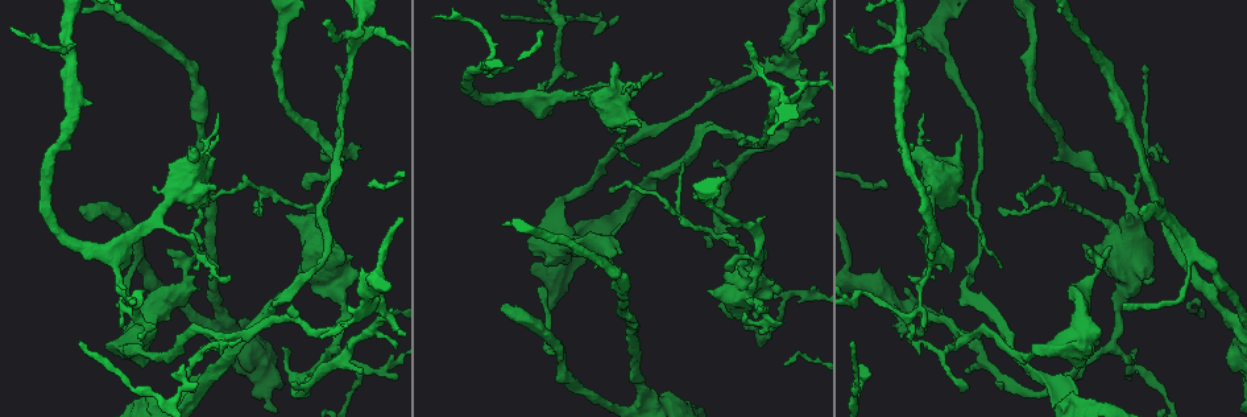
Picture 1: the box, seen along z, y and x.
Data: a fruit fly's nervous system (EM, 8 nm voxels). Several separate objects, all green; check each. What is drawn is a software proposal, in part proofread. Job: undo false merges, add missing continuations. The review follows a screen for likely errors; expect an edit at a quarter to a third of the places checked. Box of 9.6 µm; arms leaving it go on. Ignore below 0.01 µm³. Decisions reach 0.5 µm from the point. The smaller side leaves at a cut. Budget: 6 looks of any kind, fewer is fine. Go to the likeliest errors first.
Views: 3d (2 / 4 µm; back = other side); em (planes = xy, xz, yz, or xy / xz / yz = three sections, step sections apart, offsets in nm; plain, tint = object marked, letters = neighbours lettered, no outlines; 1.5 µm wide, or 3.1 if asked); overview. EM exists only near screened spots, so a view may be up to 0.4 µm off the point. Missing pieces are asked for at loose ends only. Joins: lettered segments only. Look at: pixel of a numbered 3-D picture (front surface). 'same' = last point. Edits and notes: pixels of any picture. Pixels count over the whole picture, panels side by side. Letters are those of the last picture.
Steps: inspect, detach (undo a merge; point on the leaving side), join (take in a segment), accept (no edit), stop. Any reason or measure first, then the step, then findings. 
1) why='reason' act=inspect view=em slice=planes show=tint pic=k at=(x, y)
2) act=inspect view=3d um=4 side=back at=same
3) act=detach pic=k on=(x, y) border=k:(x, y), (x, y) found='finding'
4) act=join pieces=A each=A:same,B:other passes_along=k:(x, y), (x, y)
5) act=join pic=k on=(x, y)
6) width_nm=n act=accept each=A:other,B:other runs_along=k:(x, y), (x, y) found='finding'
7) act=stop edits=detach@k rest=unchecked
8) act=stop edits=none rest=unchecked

why='an open end' act=inspect view=3d um=2 pic=1 at=(1124, 306)

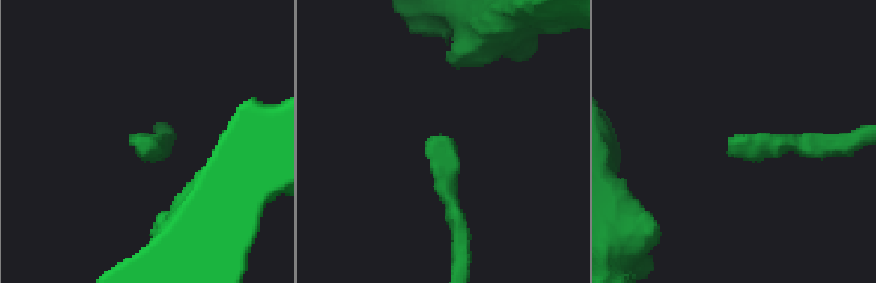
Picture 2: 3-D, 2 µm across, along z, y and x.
act=inspect view=em slice=planes show=tint pic=2 at=(137, 148)

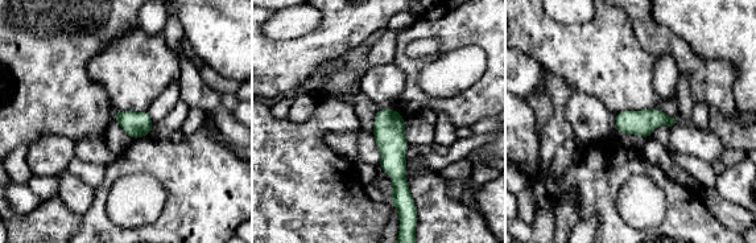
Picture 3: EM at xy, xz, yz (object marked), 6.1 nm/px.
act=inspect view=em slice=planes show=letters at=same

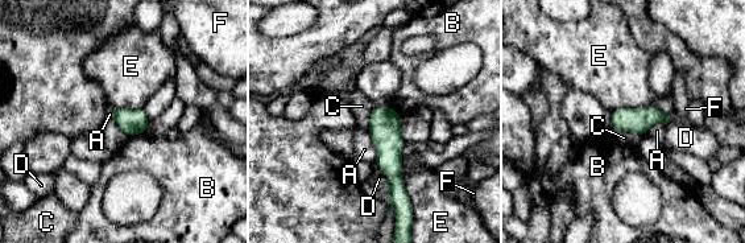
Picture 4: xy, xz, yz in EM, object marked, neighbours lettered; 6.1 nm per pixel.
act=accept each=A:other,B:other,C:other,D:other,E:other,F:other found='no lettered segment goes on from it'

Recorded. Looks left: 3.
why='branch stops here' act=inspect view=em slice=planes show=letters pic=1 at=(502, 308)

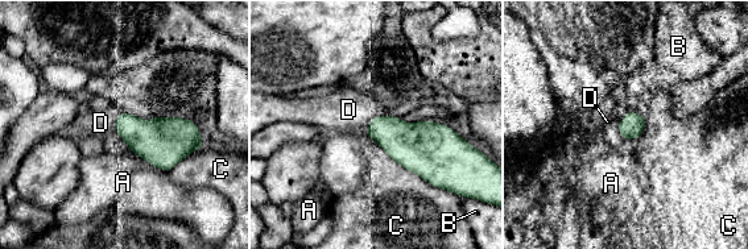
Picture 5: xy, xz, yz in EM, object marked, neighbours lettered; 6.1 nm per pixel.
act=join pieces=D each=A:other,B:other,C:other,D:same found='the neuron continues'

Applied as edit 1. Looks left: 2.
why='see it whole again' act=inspect view=overview

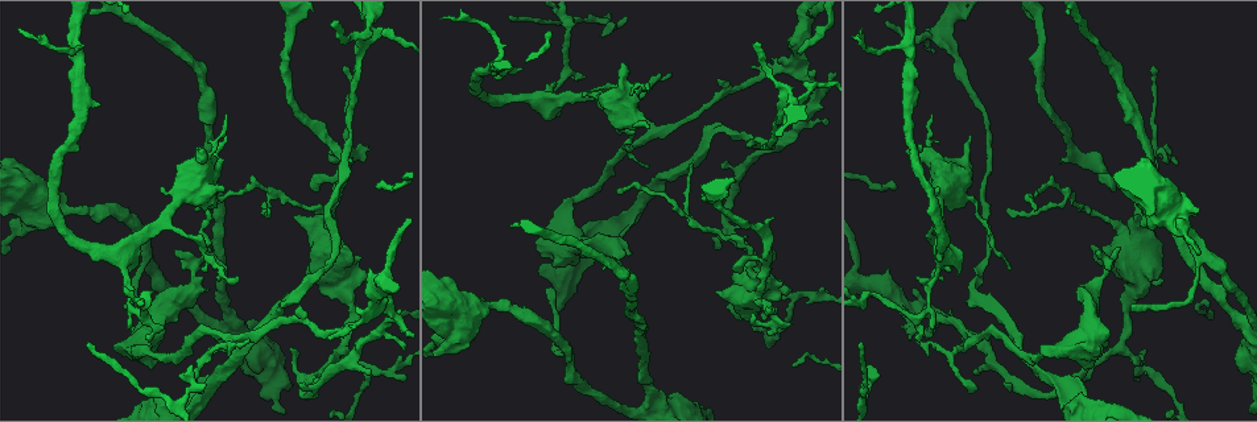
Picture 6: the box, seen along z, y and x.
why='branch point' act=inspect view=em slice=planes show=letters pic=6 at=(1065, 194)

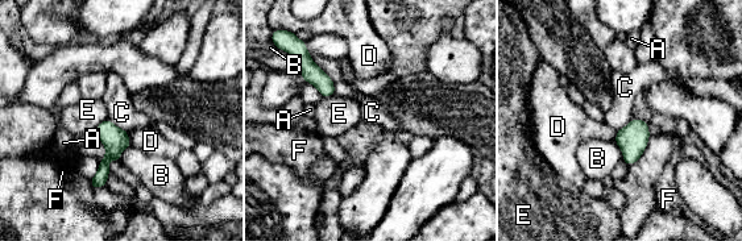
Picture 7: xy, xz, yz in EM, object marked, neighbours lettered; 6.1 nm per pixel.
width_nm=160 act=accept each=A:other,B:other,C:other,D:other,E:other,F:other border=7:(131, 145), (121, 153), (119, 161) found='all the same neuron'

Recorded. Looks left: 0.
act=stop edits=join@5 rest=unchecked

